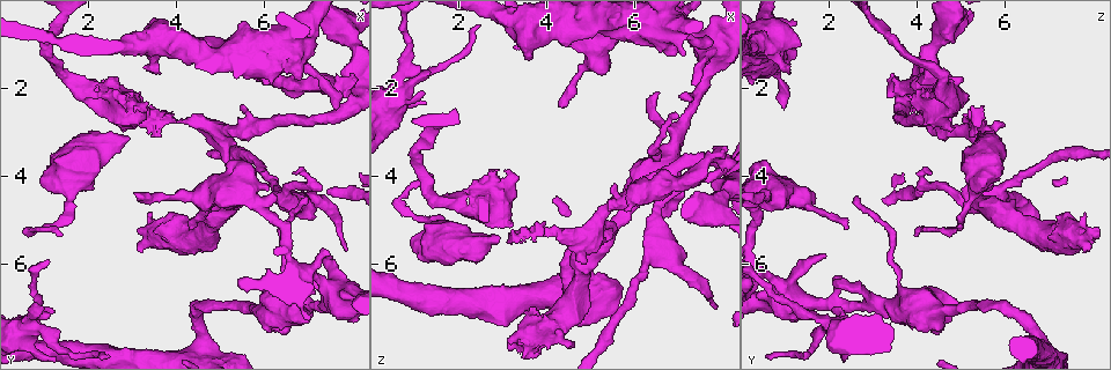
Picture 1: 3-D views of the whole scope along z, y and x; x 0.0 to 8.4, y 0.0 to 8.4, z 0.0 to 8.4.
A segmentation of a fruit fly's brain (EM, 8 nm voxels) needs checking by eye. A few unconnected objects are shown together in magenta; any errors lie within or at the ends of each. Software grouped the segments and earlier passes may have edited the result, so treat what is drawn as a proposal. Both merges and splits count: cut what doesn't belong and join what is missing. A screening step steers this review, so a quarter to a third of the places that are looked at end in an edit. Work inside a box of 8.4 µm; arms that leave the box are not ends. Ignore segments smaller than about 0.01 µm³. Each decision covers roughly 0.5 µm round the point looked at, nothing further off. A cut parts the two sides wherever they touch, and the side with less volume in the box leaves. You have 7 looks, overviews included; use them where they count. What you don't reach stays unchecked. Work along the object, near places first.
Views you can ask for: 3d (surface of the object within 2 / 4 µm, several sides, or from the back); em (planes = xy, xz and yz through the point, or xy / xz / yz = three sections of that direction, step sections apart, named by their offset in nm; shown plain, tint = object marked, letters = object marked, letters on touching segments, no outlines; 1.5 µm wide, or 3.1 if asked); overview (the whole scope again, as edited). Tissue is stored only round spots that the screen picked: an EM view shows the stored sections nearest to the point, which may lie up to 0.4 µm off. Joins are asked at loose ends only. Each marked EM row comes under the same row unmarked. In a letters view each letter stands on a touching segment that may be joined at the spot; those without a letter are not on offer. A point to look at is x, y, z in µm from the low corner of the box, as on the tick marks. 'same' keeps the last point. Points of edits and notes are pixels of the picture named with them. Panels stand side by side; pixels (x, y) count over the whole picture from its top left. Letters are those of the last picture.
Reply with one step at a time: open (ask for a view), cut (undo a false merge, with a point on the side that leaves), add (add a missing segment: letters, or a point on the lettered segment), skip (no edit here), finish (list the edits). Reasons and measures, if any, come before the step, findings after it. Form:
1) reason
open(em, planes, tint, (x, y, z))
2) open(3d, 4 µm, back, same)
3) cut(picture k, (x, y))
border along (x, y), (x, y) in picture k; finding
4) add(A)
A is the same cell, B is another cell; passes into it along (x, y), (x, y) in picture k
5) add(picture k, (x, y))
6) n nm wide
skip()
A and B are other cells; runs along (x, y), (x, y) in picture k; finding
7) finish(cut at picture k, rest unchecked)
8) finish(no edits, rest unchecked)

branch stops here
open(em, xy, step 8, tint, (1.25, 7.00, 2.10))

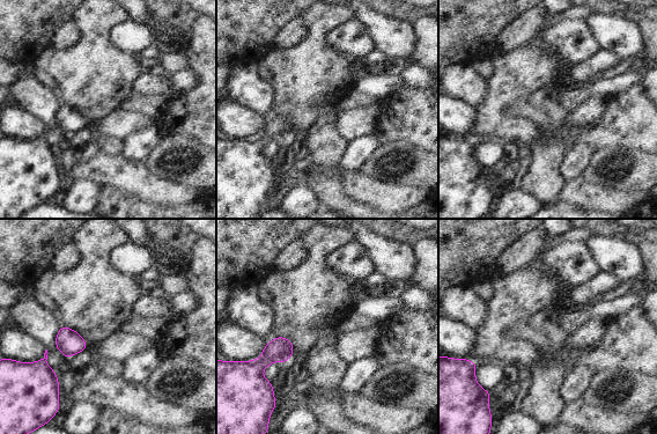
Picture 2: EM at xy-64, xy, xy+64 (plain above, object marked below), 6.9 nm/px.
another direction
open(em, planes, letters, same)

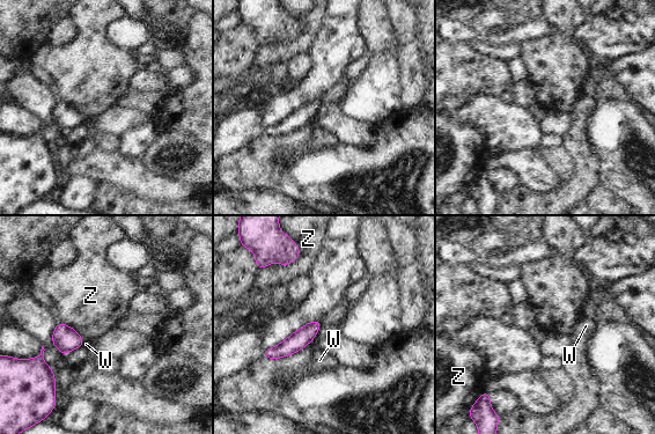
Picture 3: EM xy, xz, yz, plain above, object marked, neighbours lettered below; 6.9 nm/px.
skip()
W and Z are other cells; runs along (317, 324), (289, 346), (267, 353) in picture 3; no lettered segment goes on from it

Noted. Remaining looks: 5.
calibre changes
open(3d, 4 µm, back, (4.80, 4.75, 1.75))

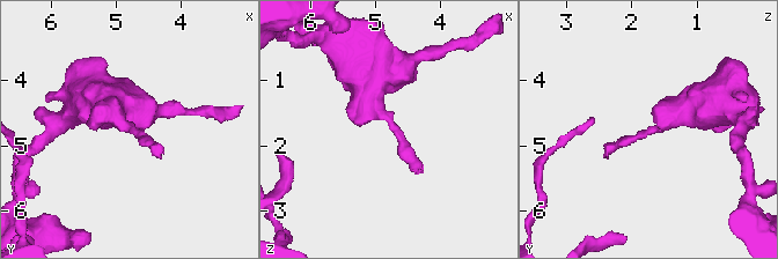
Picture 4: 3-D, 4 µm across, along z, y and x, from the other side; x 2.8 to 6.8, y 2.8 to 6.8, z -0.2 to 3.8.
need the tissue
open(em, planes, letters, (4.70, 4.75, 1.70))

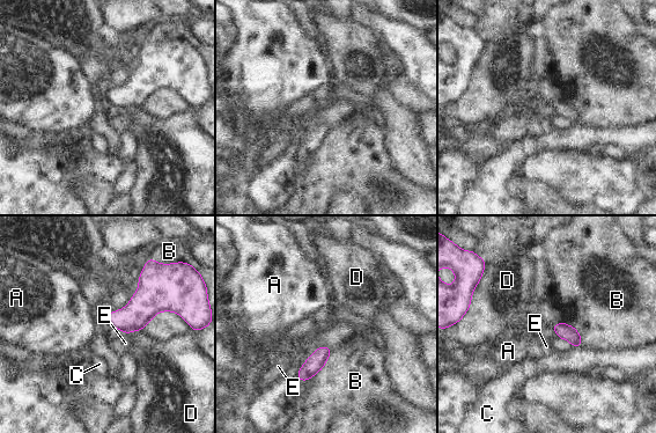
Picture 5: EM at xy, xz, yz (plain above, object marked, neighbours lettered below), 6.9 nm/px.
skip()
A, B, C, D and E are other cells; border along (332, 352), (321, 369), (297, 381) in picture 5; all the same neuron

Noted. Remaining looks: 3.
branch stops here
open(em, xz, step 8, letters, (5.85, 1.75, 4.80))

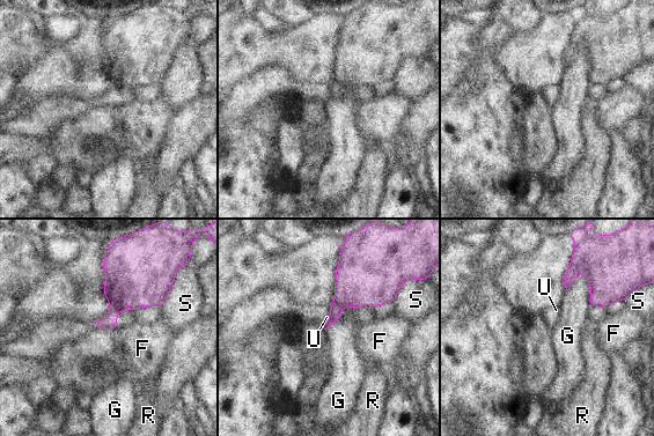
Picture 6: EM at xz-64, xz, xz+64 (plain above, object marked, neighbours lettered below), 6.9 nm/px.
open(em, planes, letters, same)

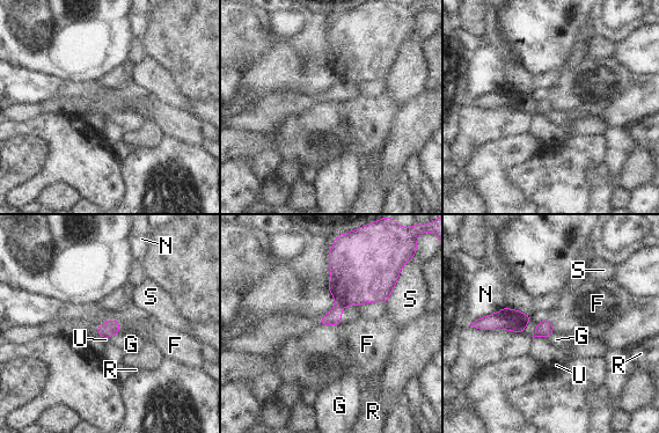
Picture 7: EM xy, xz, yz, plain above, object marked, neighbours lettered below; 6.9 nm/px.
skip()
F, G, N, R, S and U are other cells; none of them fits

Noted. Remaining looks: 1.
finish(no edits, rest unchecked)

